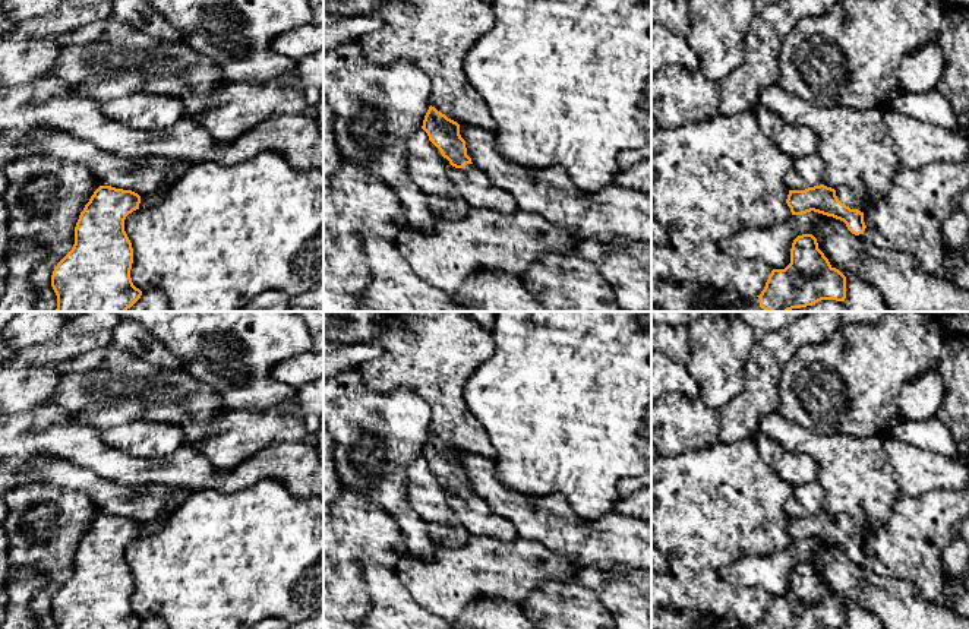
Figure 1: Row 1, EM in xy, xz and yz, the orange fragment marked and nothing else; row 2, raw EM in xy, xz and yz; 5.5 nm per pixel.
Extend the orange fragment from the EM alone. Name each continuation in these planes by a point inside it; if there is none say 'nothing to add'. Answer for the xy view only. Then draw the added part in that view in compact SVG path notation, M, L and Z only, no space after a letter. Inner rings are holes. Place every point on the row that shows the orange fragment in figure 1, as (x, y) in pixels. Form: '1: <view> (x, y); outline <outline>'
nothing to add

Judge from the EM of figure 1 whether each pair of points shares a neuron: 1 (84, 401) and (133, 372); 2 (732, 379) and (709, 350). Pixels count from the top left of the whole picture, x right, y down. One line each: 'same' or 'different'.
1: same
2: same

